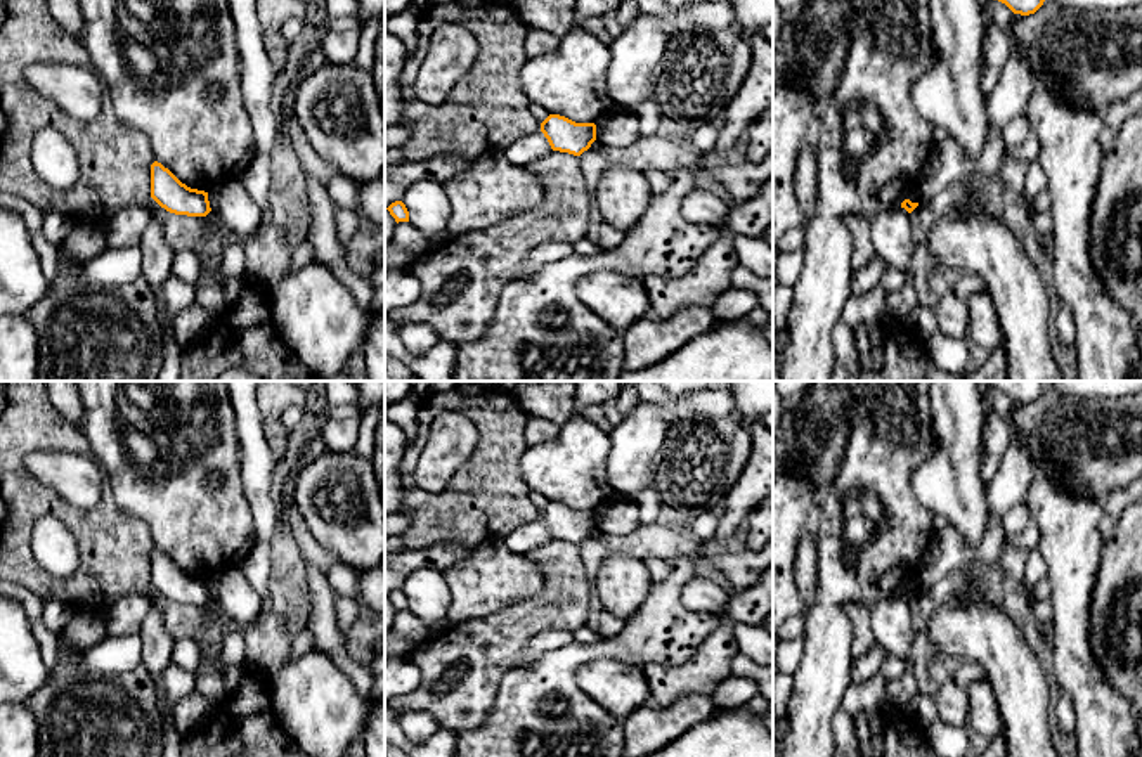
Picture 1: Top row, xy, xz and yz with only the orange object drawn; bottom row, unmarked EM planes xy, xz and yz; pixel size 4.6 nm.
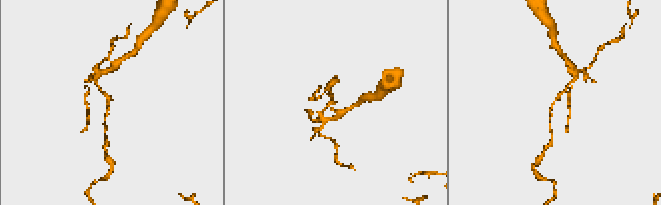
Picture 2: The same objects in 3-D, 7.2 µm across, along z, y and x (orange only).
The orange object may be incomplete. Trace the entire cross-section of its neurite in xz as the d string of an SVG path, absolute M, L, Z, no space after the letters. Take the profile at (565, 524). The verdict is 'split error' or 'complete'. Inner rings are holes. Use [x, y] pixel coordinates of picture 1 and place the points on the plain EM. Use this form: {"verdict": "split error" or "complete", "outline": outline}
{"verdict": "complete", "outline": "M549 502L541 511L541 520L553 539L581 544L596 528L594 511L575 511L560 502Z"}

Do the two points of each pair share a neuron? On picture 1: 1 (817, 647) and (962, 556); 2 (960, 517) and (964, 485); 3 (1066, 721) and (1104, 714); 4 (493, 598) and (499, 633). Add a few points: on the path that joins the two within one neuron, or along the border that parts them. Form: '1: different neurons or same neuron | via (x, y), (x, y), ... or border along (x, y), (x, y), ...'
1: different neurons | border along (931, 537), (922, 565), (914, 575)
2: same neuron | via (960, 510), (960, 492)
3: different neurons | border along (1061, 688), (1073, 709), (1073, 735)
4: different neurons | border along (532, 598), (513, 601), (498, 614), (456, 624)

